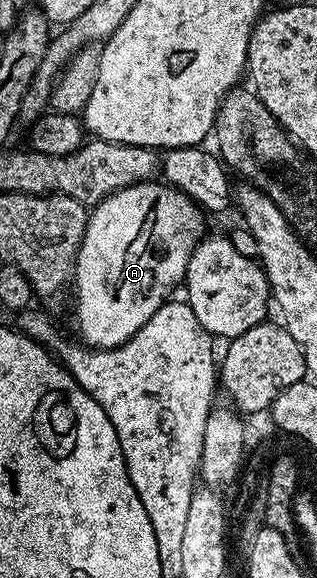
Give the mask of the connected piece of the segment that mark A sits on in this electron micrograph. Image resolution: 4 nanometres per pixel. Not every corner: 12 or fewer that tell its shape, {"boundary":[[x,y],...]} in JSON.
{"boundary":[[167,182],[91,208],[76,254],[89,348],[130,341],[186,279],[201,208]]}

